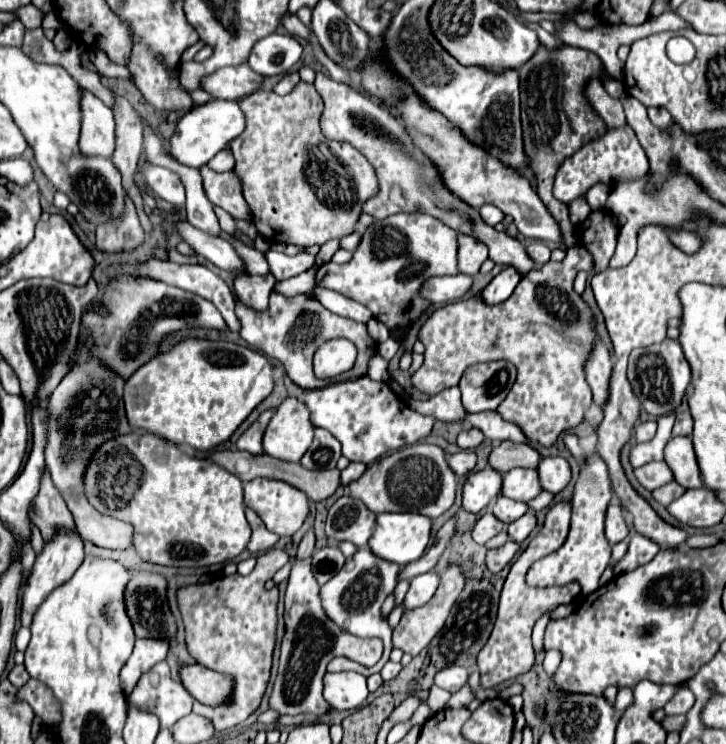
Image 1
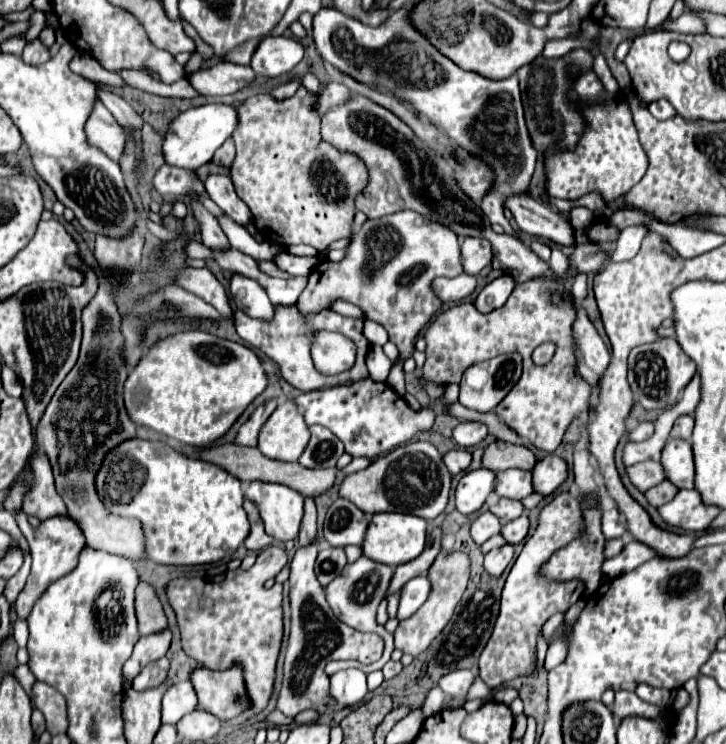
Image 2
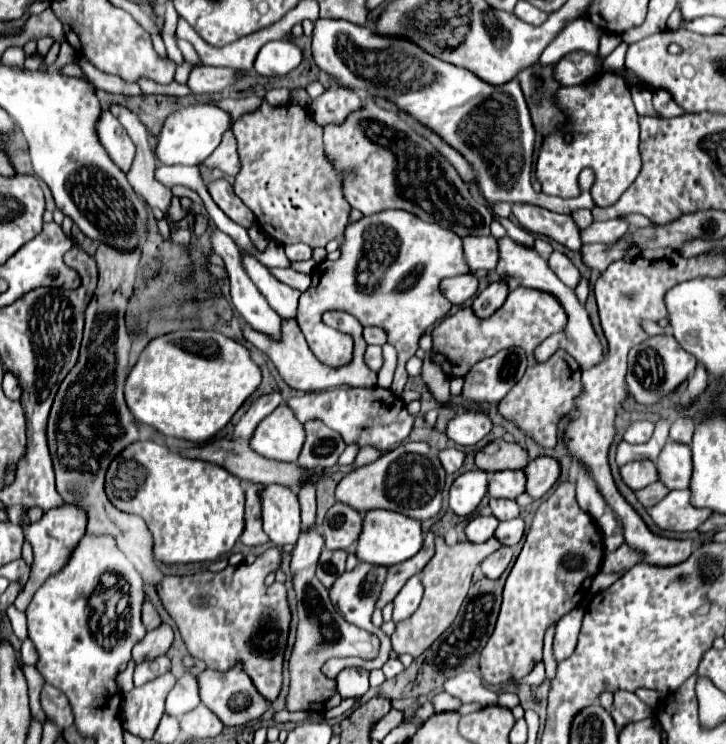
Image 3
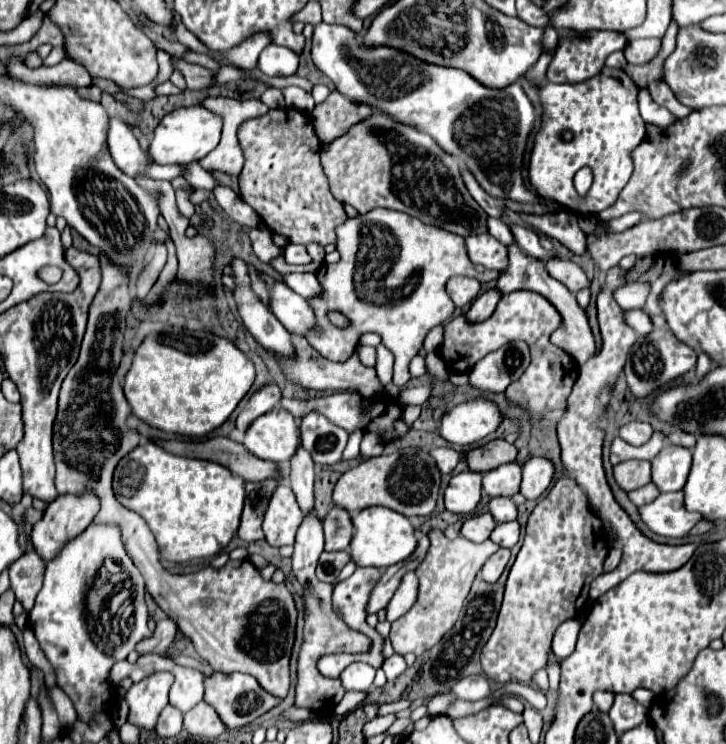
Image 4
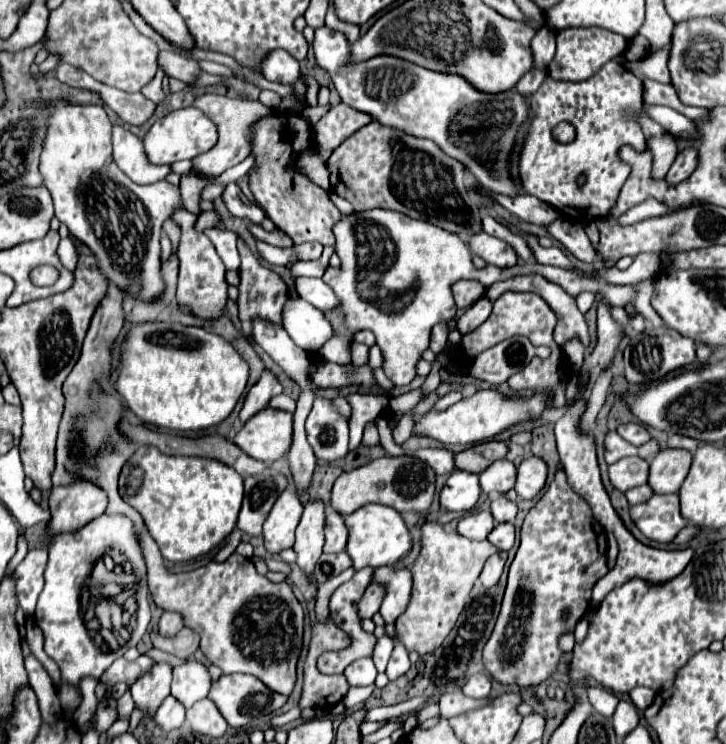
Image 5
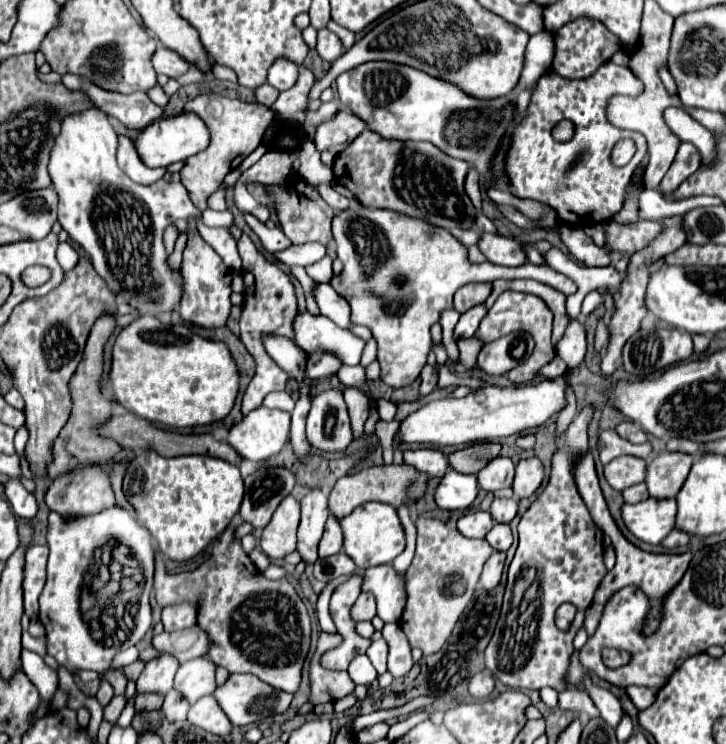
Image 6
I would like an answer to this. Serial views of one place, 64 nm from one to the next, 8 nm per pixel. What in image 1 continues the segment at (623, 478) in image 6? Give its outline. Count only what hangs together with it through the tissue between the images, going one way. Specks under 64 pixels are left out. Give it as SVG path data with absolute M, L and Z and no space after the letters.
M652 462L652 464L646 464L646 466L640 466L634 470L636 478L640 480L640 484L648 490L654 490L654 488L660 488L668 482L674 480L674 474L672 470L668 468L666 462Z

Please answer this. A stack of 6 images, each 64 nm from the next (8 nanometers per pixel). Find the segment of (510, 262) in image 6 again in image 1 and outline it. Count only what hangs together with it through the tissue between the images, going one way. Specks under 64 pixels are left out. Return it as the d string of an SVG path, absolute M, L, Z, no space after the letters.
M458 236L458 270L462 274L478 274L482 262L488 258L488 248L474 236Z

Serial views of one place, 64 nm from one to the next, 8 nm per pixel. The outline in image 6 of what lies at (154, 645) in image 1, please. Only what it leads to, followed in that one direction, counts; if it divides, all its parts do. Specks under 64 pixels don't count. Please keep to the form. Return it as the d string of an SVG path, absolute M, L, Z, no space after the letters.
M190 604L168 606L162 610L162 624L164 624L164 632L190 628L196 624L196 608L192 608Z

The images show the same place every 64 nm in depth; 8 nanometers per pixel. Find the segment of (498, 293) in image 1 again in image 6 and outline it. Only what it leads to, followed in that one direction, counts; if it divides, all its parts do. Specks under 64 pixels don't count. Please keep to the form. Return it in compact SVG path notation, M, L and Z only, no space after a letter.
M478 304L474 308L470 308L468 312L464 312L454 328L454 338L472 338L474 332L478 330L478 324L482 322L482 318L486 316L486 306Z

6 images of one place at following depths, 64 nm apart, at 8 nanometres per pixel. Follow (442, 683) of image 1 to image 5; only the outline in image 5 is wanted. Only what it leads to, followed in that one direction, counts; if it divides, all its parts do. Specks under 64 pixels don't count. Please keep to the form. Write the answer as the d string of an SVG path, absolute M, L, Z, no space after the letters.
M480 672L480 674L474 674L460 690L464 696L470 696L470 698L486 698L490 694L490 688L492 688L492 678L486 672Z

